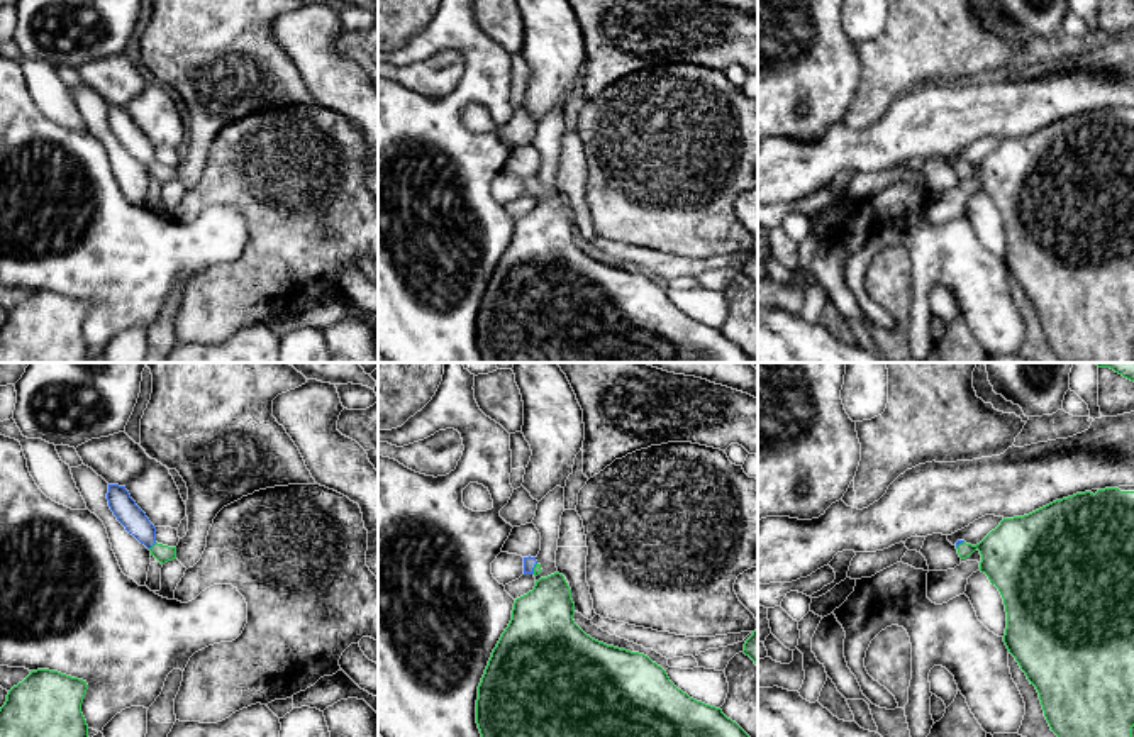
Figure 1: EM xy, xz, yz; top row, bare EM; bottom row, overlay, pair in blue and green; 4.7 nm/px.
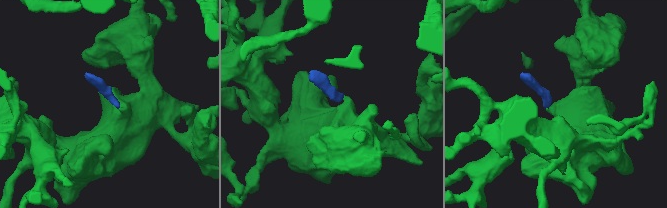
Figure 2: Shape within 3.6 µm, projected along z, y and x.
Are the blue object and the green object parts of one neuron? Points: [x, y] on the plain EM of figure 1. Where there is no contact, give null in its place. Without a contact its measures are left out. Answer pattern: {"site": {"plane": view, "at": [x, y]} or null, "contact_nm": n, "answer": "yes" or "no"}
{"site": {"plane": "xy", "at": [153, 165]}, "contact_nm": 50, "answer": "yes"}

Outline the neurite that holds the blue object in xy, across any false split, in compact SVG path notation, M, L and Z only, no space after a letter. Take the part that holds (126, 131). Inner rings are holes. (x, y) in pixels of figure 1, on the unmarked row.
M108 105L107 120L117 141L151 171L151 176L154 176L161 185L176 180L176 168L156 163L156 147L131 119L125 107Z

